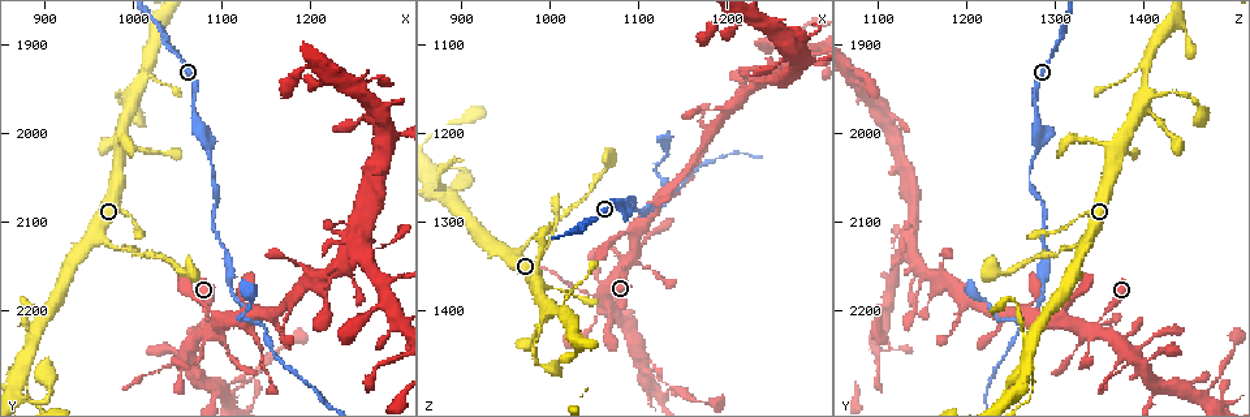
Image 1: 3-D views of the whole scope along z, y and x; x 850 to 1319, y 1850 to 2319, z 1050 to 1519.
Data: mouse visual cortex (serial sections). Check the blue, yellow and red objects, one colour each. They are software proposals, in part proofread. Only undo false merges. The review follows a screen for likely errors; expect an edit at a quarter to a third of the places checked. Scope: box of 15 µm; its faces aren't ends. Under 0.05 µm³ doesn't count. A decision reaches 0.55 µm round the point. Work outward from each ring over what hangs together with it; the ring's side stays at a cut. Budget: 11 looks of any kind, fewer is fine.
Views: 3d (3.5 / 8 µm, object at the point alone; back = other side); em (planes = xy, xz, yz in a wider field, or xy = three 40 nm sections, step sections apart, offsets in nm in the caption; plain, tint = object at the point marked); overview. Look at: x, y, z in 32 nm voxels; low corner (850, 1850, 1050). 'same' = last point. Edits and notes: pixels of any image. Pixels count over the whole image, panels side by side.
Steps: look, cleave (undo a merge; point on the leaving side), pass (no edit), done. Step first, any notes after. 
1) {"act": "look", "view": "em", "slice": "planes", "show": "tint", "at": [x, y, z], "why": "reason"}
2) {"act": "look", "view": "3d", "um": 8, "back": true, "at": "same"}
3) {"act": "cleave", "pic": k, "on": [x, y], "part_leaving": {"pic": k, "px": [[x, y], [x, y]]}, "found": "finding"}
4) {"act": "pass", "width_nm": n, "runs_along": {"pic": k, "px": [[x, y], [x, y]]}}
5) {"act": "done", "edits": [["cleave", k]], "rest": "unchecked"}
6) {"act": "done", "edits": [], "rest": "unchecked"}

{"act": "look", "view": "3d", "um": 3.5, "at": [1080, 2215, 1350], "why": "thin neck"}

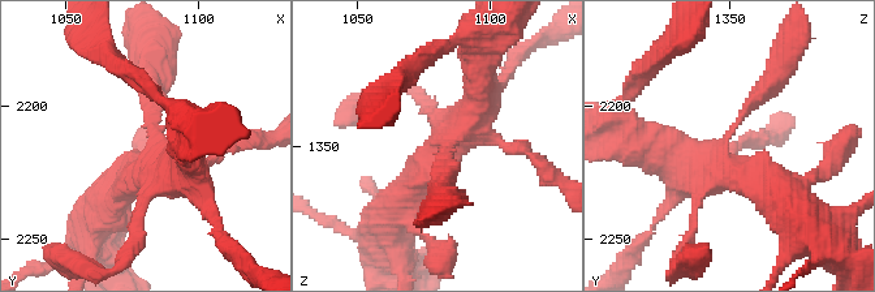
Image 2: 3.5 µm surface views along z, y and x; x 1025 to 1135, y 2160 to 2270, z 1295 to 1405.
{"act": "look", "view": "em", "slice": "xy", "step": 2, "show": "tint", "at": [1085, 2220, 1347]}

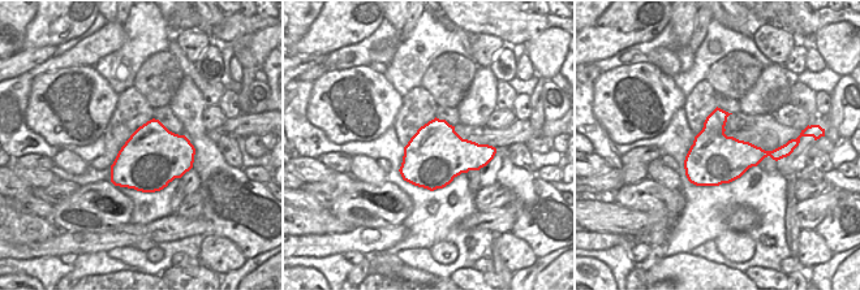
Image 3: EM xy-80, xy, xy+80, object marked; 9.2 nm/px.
{"act": "pass", "runs_along": {"pic": 2, "px": [[150, 86], [158, 162], [113, 194]]}, "found": "one cell here"}

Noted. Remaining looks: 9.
{"act": "look", "view": "3d", "um": 8, "at": [1060, 2250, 1385], "why": "thin arm on a thick one"}

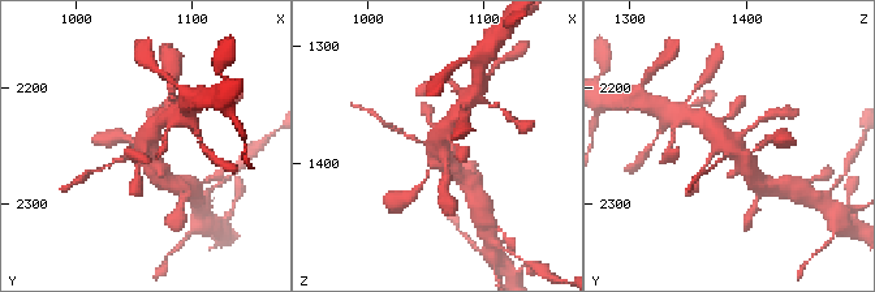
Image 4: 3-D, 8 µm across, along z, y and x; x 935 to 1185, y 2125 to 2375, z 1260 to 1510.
{"act": "look", "view": "em", "slice": "xy", "step": 2, "show": "tint", "at": [1062, 2250, 1384], "why": "now the EM"}

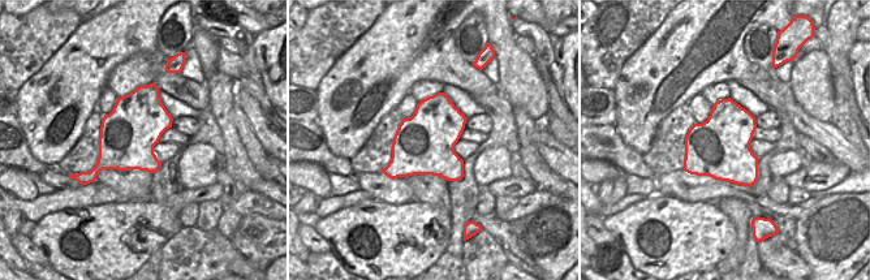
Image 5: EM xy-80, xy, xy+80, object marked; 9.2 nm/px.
{"act": "pass", "runs_along": {"pic": 4, "px": [[706, 120], [745, 160], [751, 174]]}, "found": "all the same cell"}

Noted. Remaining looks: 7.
{"act": "look", "view": "em", "slice": "xy", "step": 5, "show": "tint", "at": [1140, 2210, 1260]}

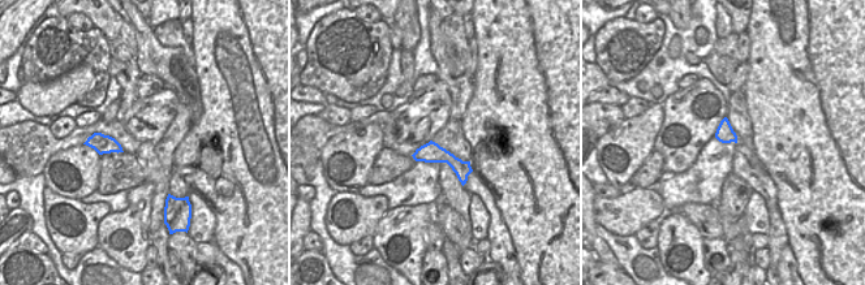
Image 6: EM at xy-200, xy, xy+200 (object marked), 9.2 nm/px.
{"act": "look", "view": "3d", "um": 3.5, "at": "same", "why": "see where the arms go"}

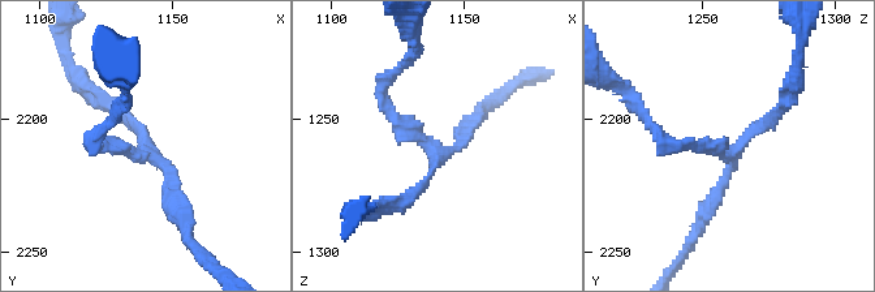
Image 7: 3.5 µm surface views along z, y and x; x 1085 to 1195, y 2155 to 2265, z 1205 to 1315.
{"act": "pass", "arms": 3, "runs_along": {"pic": 7, "px": [[787, 99], [731, 155], [680, 144]]}, "found": "continuous, no second cell"}

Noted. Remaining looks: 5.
{"act": "look", "view": "3d", "um": 3.5, "at": [1245, 2130, 1135], "why": "arms run side by side"}

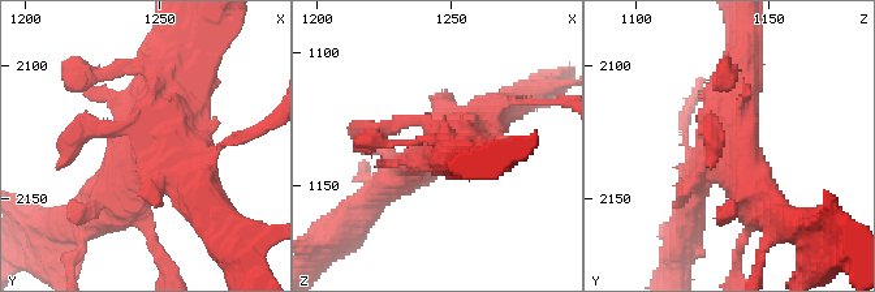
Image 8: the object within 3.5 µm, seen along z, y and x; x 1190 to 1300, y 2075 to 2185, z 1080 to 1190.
{"act": "look", "view": "em", "slice": "planes", "show": "plain", "at": [1245, 2129, 1135]}

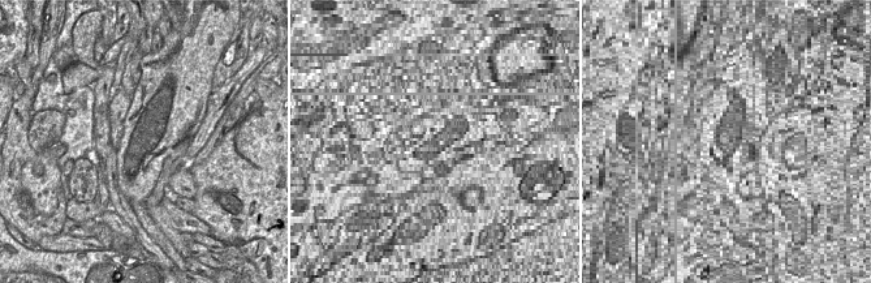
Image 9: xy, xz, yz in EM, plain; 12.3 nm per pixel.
{"act": "look", "view": "em", "slice": "planes", "show": "tint", "at": "same"}

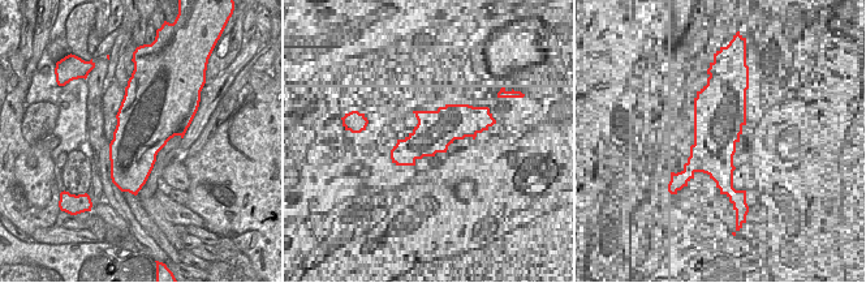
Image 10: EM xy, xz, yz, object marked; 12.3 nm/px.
{"act": "pass", "runs_along": {"pic": 8, "px": [[94, 209], [175, 65]]}, "found": "continuous, no second cell"}

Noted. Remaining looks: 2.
{"act": "done", "edits": [], "rest": "unchecked"}

